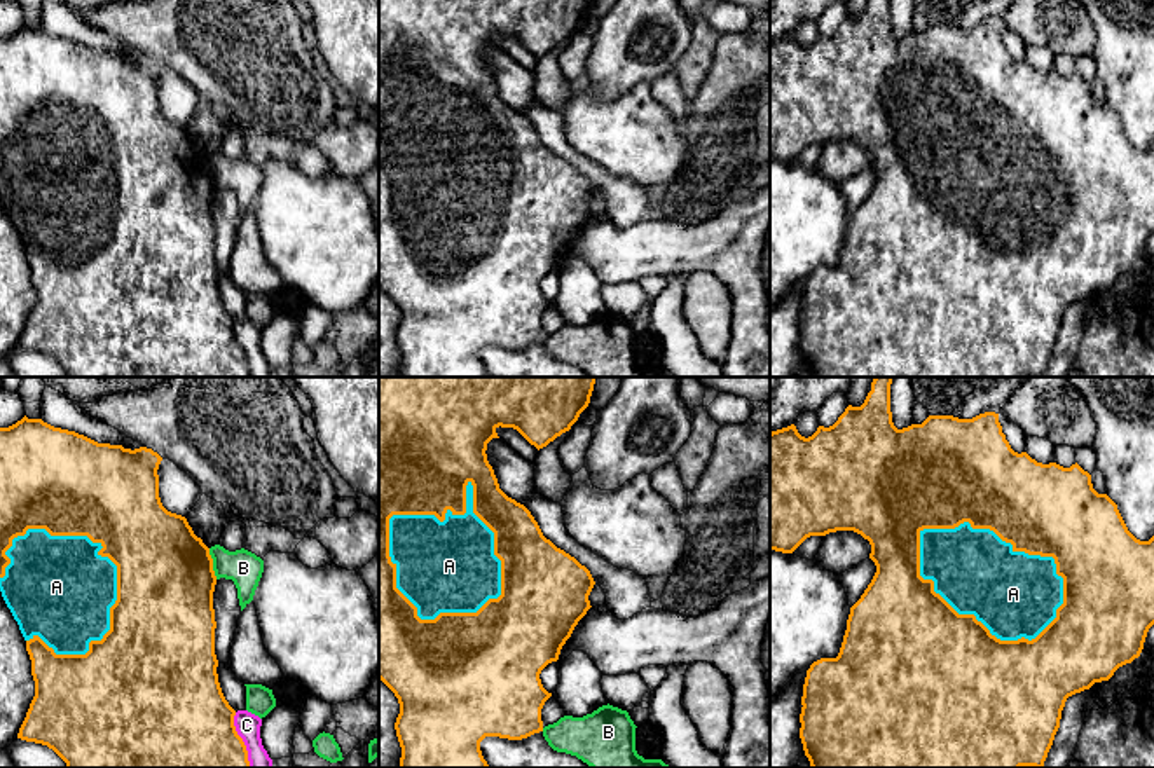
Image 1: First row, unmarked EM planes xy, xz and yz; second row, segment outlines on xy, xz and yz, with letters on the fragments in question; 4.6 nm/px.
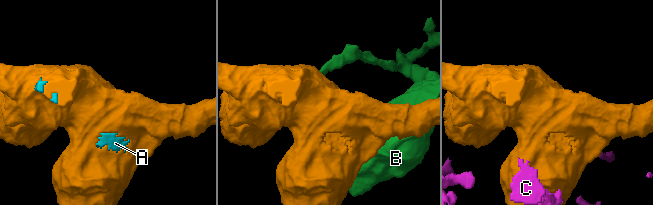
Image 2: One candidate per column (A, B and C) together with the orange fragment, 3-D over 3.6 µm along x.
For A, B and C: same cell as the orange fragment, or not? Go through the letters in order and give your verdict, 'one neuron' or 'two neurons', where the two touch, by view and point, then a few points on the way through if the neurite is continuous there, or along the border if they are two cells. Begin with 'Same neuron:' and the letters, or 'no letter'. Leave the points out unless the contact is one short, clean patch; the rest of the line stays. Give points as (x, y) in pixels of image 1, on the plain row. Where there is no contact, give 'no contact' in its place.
Same neuron: A
A: one neuron; meets orange in xz at (501, 185)
B: two neurons; meets orange in xy at (212, 173)
C: two neurons; meets orange in xy at (241, 349)

